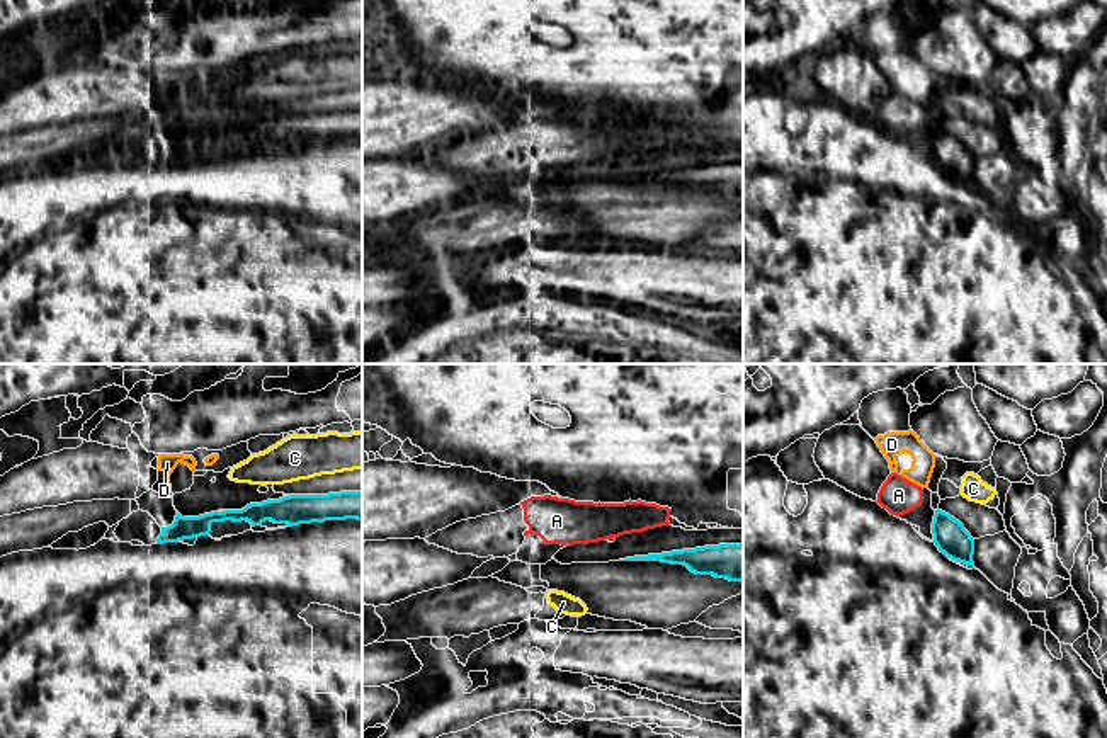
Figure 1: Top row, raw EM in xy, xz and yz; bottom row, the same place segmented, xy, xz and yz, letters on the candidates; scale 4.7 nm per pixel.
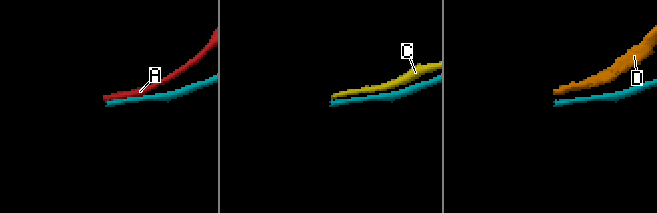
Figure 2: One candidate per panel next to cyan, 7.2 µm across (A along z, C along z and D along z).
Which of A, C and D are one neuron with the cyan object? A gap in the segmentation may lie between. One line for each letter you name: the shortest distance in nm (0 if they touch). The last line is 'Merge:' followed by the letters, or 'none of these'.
Merge: none of these

